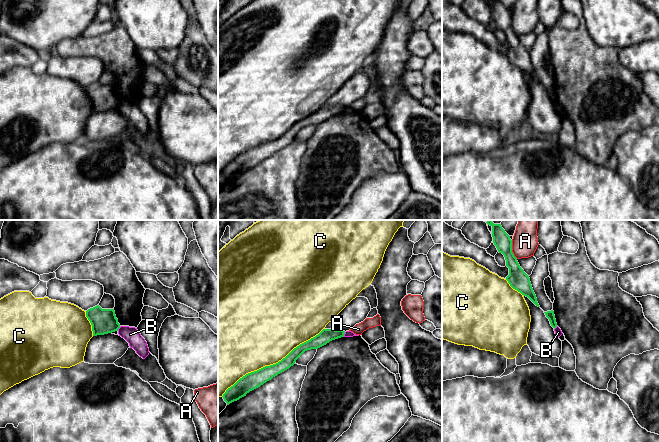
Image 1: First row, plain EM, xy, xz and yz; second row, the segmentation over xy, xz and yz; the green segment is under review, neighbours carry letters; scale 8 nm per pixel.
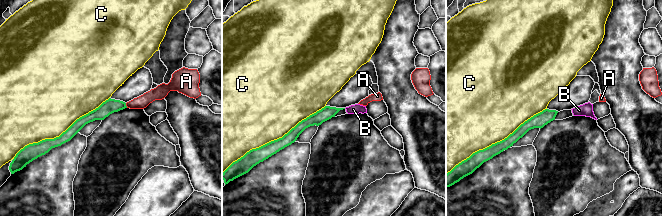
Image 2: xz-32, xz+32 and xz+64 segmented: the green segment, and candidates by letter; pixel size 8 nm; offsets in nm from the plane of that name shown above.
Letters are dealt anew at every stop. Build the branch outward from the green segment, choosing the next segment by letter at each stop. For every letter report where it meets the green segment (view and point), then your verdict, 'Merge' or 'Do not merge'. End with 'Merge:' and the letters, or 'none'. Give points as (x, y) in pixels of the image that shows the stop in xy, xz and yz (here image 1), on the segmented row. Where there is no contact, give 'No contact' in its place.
A: Touches green at yz (511, 249). Do not merge
B: Touches green at xy (119, 327). Do not merge
C: Touches green at xz (273, 364). Do not merge
Merge: none

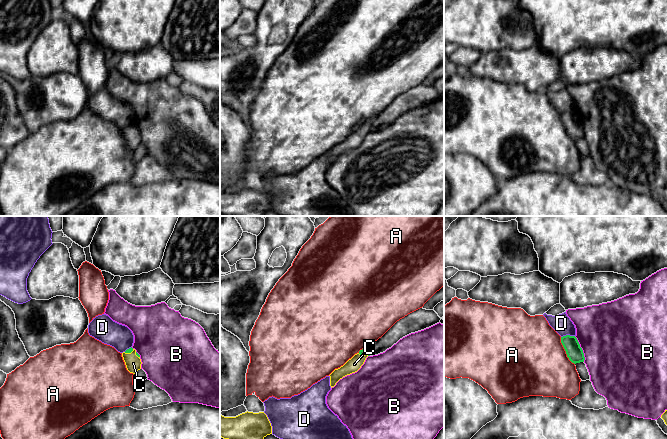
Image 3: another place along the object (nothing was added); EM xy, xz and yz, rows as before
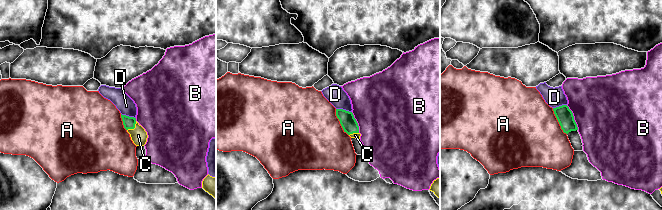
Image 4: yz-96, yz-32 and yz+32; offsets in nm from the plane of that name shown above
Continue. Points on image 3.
A: Touches green at yz (565, 350). Do not merge
B: Touches green at yz (581, 349). Do not merge
C: Touches green at xz (363, 355). Merge
D: Touches green at yz (567, 335). Do not merge
Merge: C

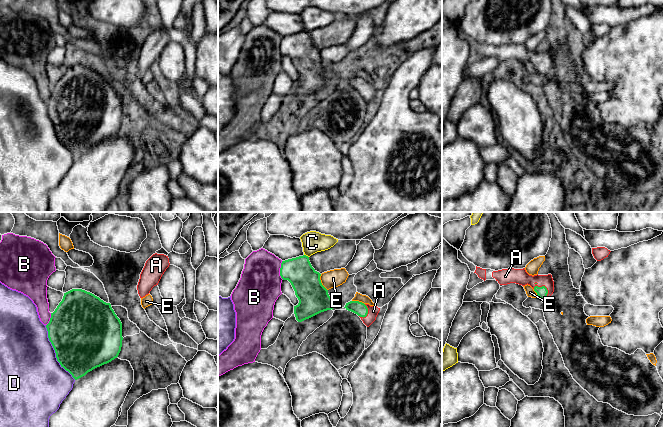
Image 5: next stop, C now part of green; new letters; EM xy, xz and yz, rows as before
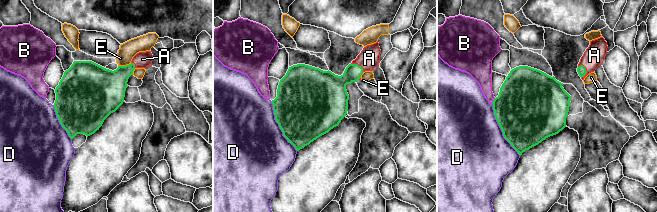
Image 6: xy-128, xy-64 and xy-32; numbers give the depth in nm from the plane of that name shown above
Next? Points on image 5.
A: Touches green at yz (546, 289). Merge
B: Touches green at xz (280, 270). Do not merge
C: Touches green at xz (305, 255). Do not merge
D: Touches green at xy (55, 352). Do not merge
E: Touches green at xz (320, 282). Do not merge
Merge: A

